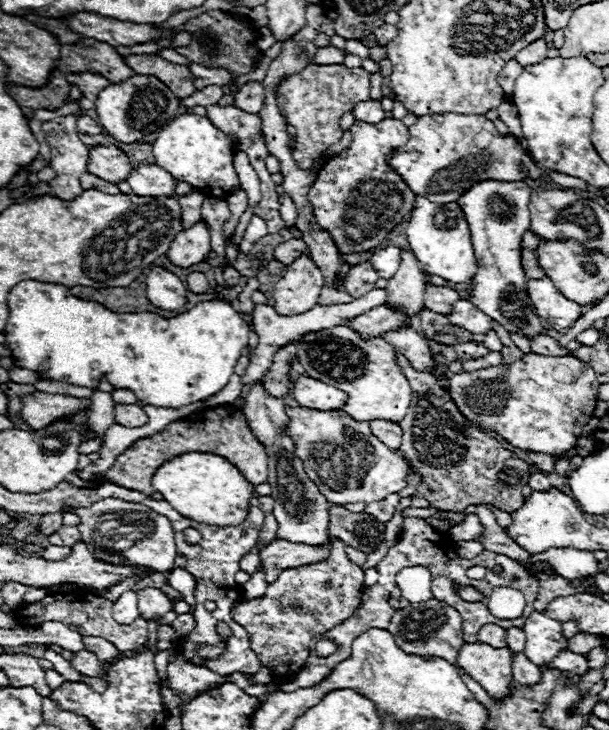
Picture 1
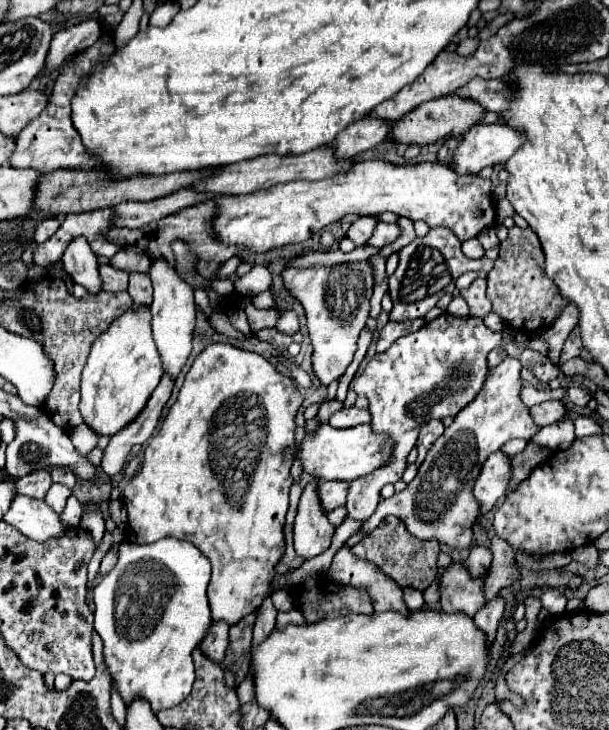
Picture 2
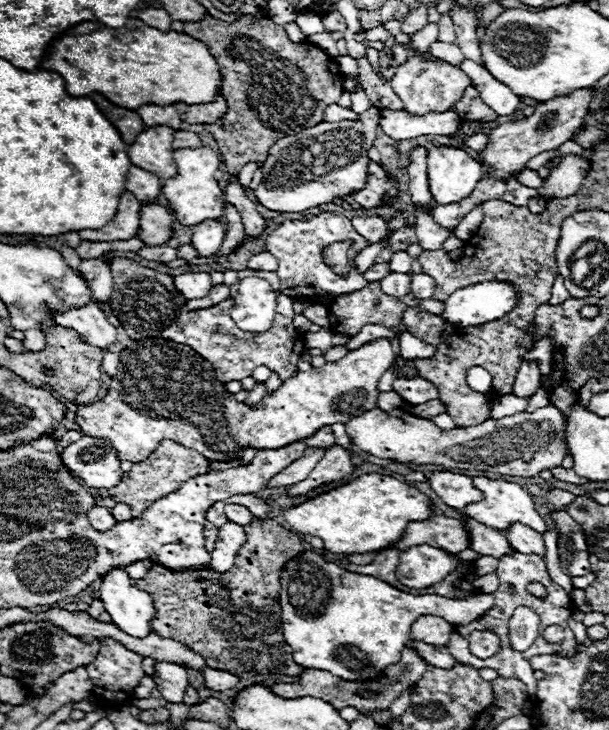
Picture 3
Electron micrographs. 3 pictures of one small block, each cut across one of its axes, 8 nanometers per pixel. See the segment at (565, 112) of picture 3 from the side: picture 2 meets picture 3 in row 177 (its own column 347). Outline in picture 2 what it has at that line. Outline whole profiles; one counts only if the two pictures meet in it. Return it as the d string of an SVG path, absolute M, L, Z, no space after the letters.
M442 314L440 318L424 324L420 330L398 338L398 342L394 342L386 352L376 354L366 364L364 372L354 380L354 392L358 396L366 396L370 400L368 410L372 416L372 422L370 422L372 432L388 436L394 442L394 450L390 454L390 460L384 466L350 482L348 500L346 500L348 518L368 520L374 514L374 510L378 508L378 502L380 502L380 490L386 484L396 484L402 478L402 474L406 470L408 452L414 448L418 432L426 422L430 422L432 418L442 420L446 416L456 416L474 398L474 394L478 394L478 390L482 388L482 382L486 378L486 372L488 372L486 356L492 348L500 346L500 338L502 338L502 334L486 328L480 318L472 318L472 316L458 318L452 314Z

